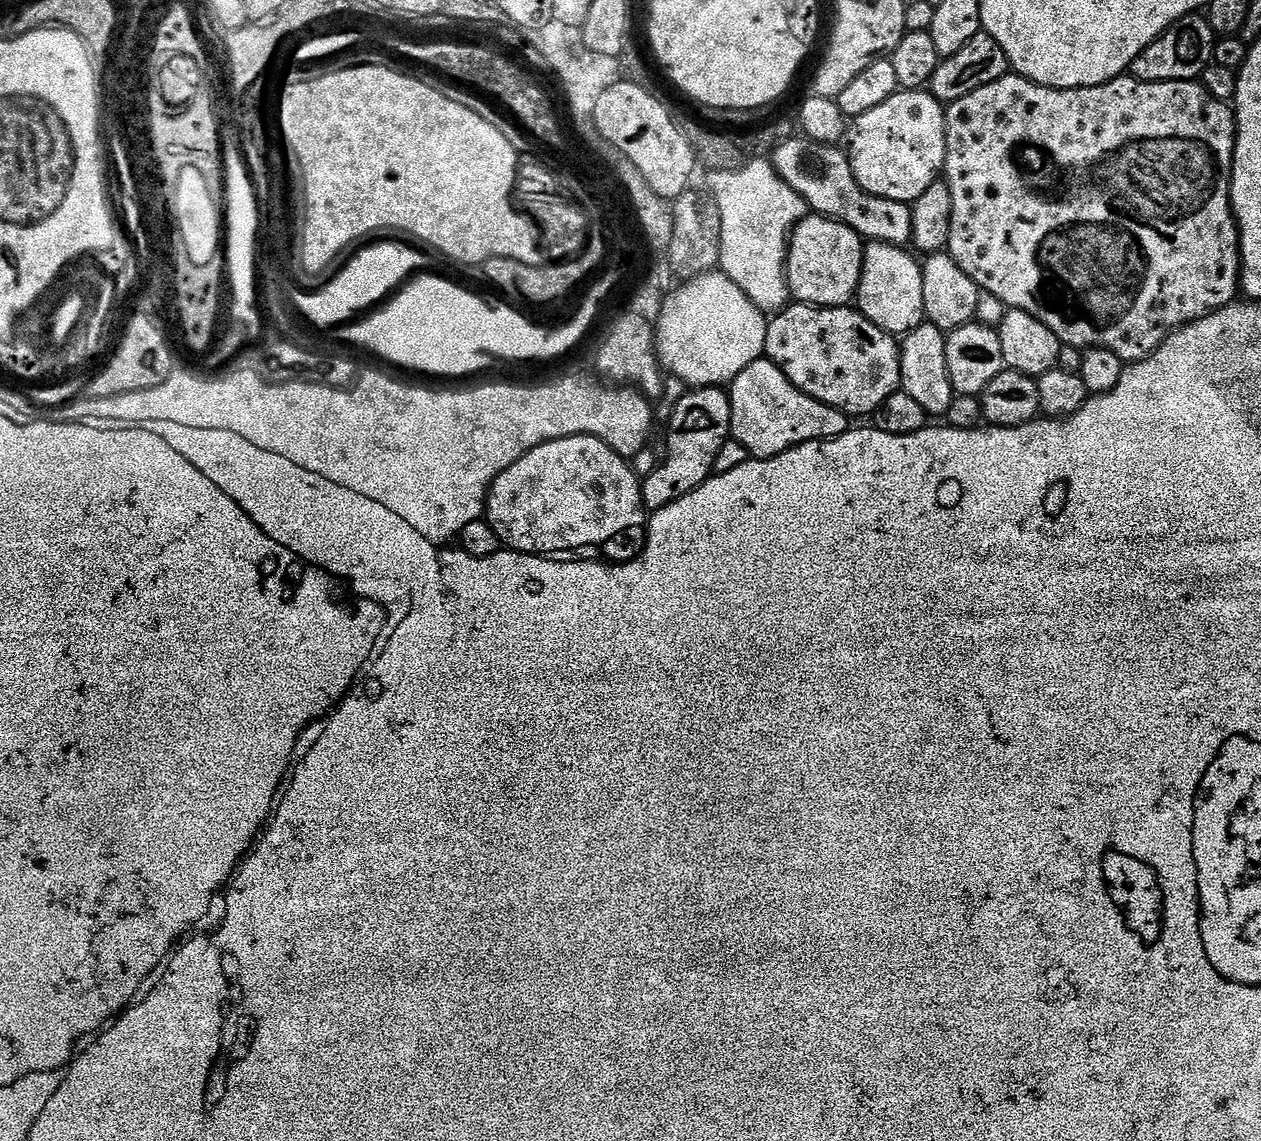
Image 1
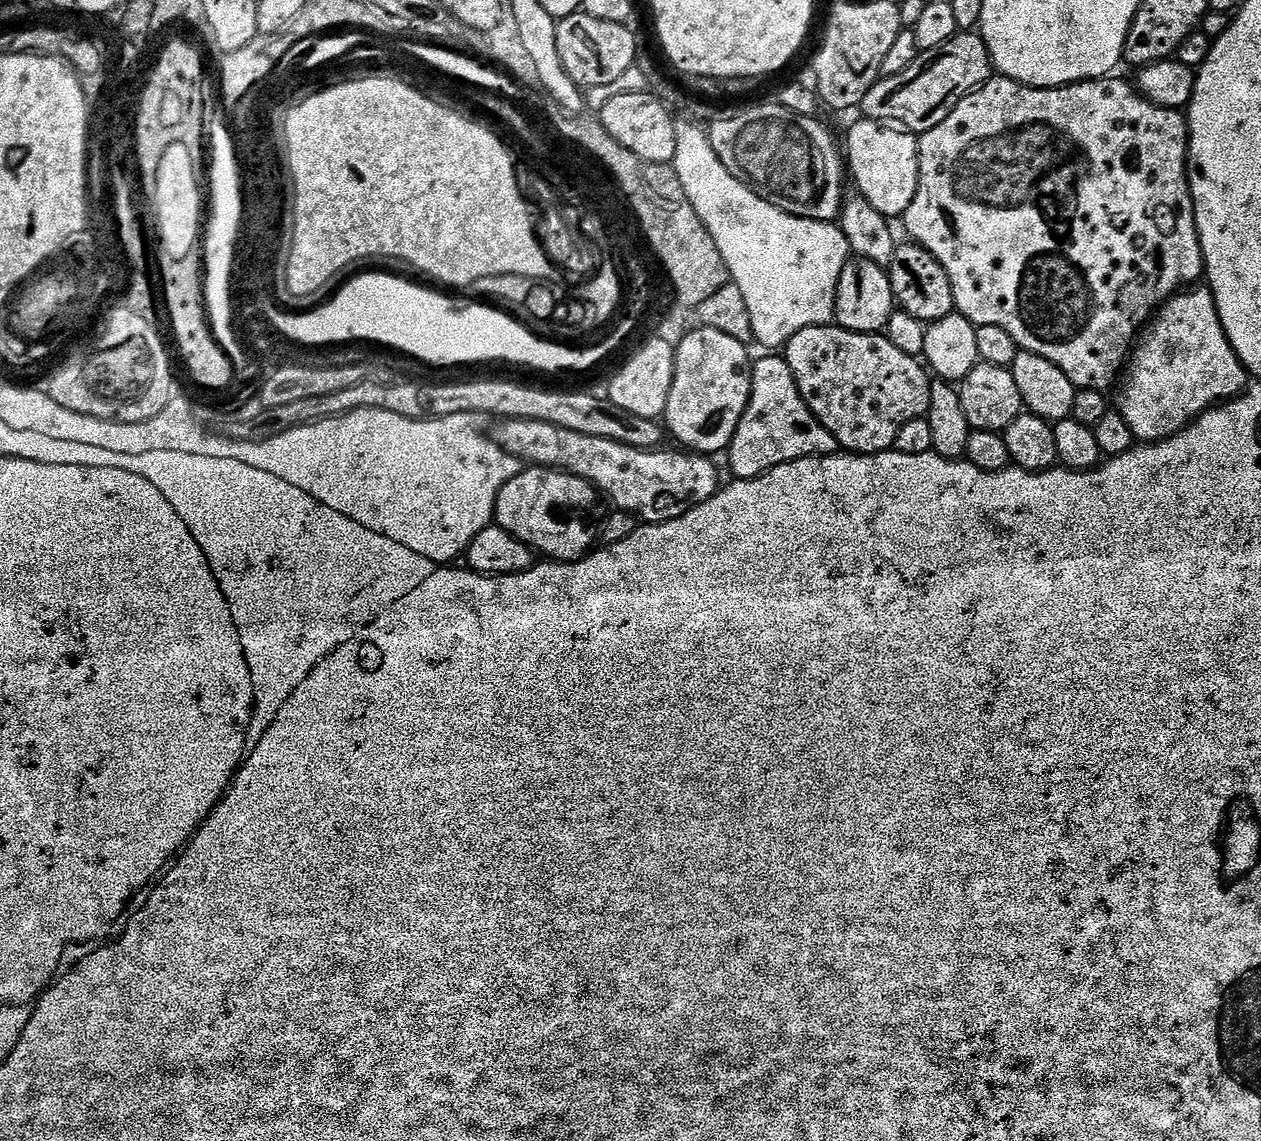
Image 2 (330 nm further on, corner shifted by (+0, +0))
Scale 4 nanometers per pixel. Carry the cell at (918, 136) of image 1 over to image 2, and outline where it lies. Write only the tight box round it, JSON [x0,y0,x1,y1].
[846,118,920,218]

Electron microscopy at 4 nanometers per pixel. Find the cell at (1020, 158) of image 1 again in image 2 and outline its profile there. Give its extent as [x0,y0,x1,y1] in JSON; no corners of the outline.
[902,75,1205,392]

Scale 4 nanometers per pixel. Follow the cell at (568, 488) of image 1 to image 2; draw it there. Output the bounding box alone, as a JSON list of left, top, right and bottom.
[494,466,598,562]

